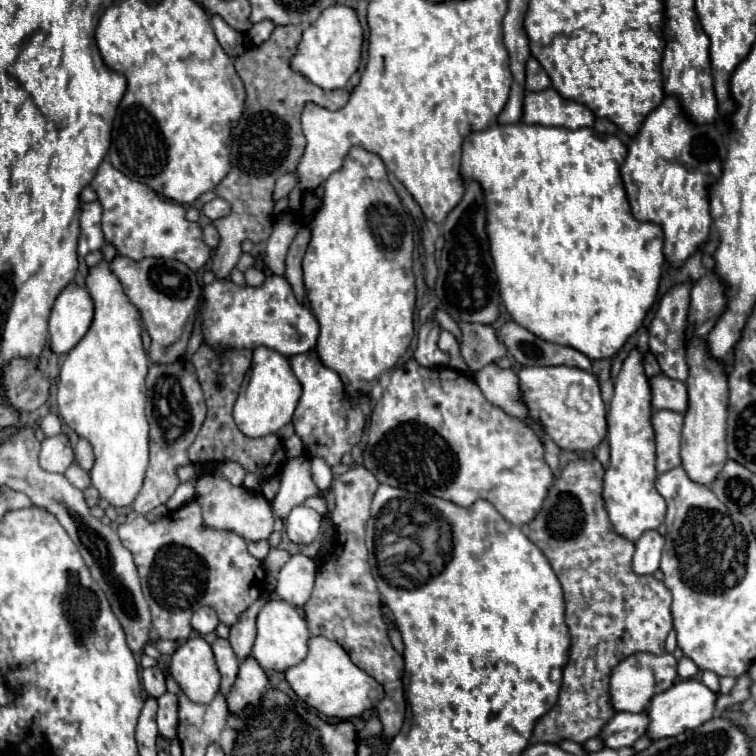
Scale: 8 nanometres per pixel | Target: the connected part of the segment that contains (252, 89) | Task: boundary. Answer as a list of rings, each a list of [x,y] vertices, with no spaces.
[[[295,25],[275,27],[271,37],[263,45],[249,45],[245,55],[235,59],[237,75],[243,79],[247,99],[243,117],[233,131],[231,141],[231,171],[217,185],[217,195],[231,203],[231,215],[213,221],[221,235],[221,243],[215,249],[211,271],[215,279],[231,279],[231,271],[241,257],[241,243],[253,235],[271,235],[273,227],[273,187],[275,181],[289,171],[295,171],[303,151],[301,111],[303,105],[315,101],[317,105],[337,111],[349,101],[347,89],[325,91],[313,85],[307,77],[291,69],[291,59],[297,53],[301,41],[301,29]]]

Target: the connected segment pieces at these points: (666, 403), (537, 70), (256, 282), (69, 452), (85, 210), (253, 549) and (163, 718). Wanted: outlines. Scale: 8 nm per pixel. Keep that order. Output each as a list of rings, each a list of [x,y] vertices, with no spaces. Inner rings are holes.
[[[657,375],[651,379],[651,391],[653,391],[653,409],[669,409],[677,411],[681,415],[687,413],[689,397],[687,397],[687,385],[683,381],[667,379],[665,375]]]
[[[531,57],[527,63],[527,85],[525,85],[525,89],[527,91],[545,91],[547,87],[551,87],[549,75],[543,71],[543,67],[539,67],[539,61]]]
[[[249,267],[245,271],[245,281],[247,281],[249,287],[261,287],[265,283],[265,273],[259,271],[259,269],[255,269],[255,267]]]
[[[65,433],[45,437],[41,455],[39,455],[39,463],[45,471],[65,473],[65,469],[73,463],[73,459],[75,459],[75,451],[73,451]]]
[[[83,203],[81,207],[81,237],[79,237],[79,255],[87,255],[93,251],[101,251],[105,245],[101,233],[101,203]]]
[[[253,541],[253,543],[249,543],[249,553],[253,555],[253,557],[257,557],[257,559],[265,559],[267,557],[267,553],[269,553],[269,543],[267,541]]]
[[[163,693],[159,699],[159,711],[157,711],[157,725],[159,733],[167,739],[177,737],[177,695],[173,693]]]

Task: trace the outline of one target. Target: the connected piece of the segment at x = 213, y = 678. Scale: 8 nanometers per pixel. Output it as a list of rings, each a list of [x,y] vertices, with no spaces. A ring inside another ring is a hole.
[[[199,635],[181,643],[173,653],[171,675],[193,703],[211,703],[219,693],[221,675],[211,645]]]

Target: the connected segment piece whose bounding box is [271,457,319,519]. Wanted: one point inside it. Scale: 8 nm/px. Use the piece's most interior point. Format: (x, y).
(297, 484)

